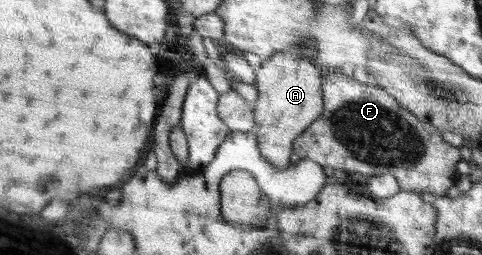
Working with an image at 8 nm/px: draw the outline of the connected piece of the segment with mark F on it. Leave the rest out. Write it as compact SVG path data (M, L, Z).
M339 71L337 72L327 72L322 78L321 92L323 94L324 110L323 114L319 115L315 122L312 122L308 128L294 141L295 147L293 148L293 153L300 156L302 159L309 159L317 162L322 167L331 166L331 168L339 168L339 170L344 170L348 174L353 174L356 172L361 173L365 177L372 177L375 175L383 175L385 172L392 174L401 189L406 191L415 191L416 193L430 192L431 194L436 194L437 196L445 196L447 190L451 186L455 185L460 175L457 172L457 163L462 160L460 155L460 150L444 142L440 136L439 131L435 130L434 126L430 124L423 124L415 115L411 115L411 112L403 109L391 94L385 92L383 88L379 86L367 86L367 84L362 84L355 78L349 78L349 76L344 76Z

